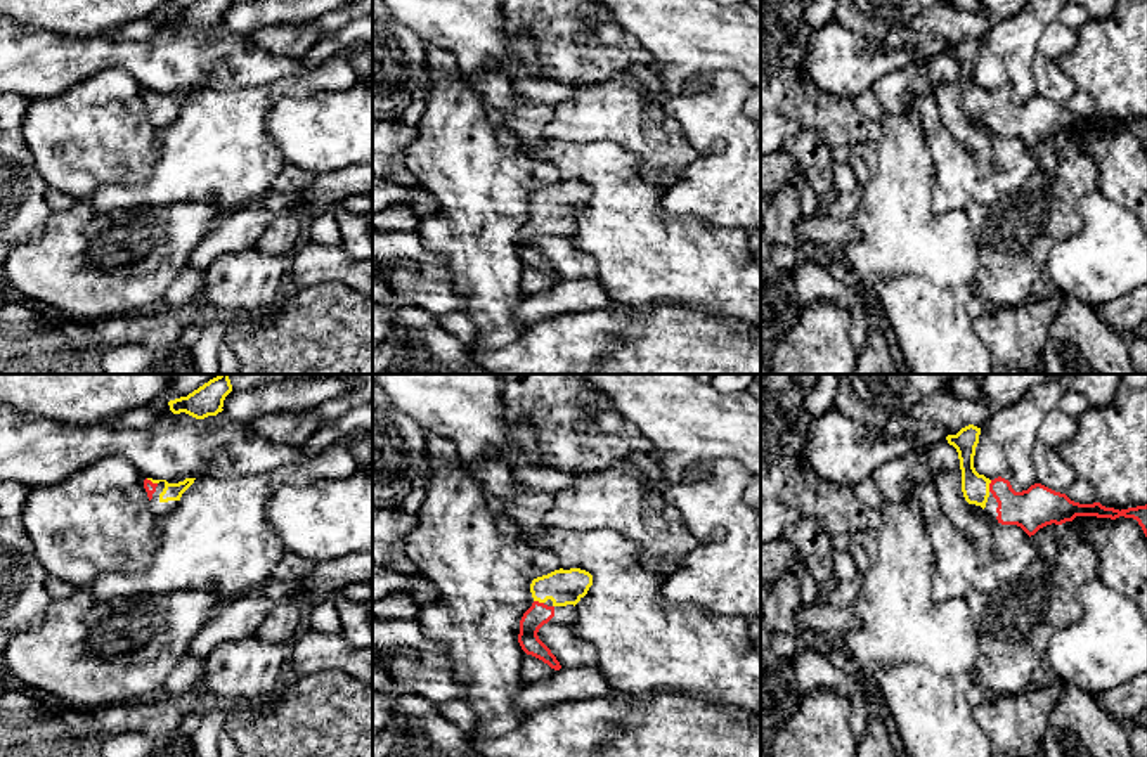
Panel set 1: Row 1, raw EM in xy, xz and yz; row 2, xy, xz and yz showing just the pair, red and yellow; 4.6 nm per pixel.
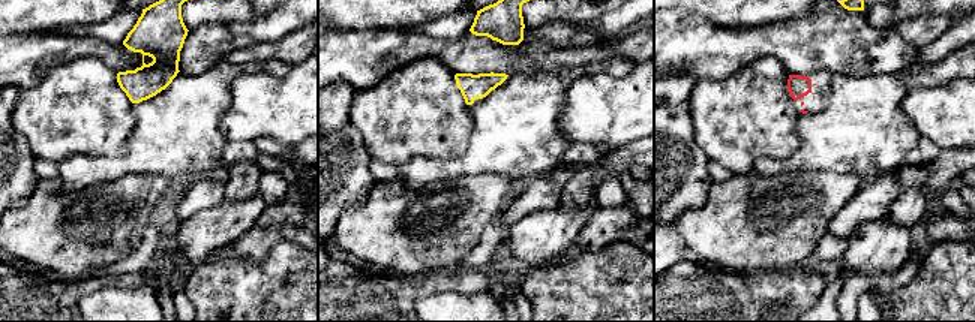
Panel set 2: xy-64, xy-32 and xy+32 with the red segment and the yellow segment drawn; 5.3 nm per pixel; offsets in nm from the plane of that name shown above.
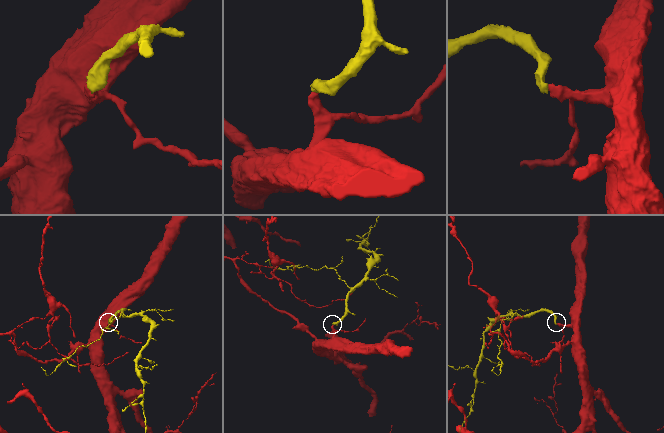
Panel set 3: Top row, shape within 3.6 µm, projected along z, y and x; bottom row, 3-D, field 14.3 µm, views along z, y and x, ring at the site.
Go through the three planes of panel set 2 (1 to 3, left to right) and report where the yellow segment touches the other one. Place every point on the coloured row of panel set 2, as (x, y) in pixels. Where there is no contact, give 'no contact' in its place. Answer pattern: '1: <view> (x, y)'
1: no contact
2: no contact
3: no contact

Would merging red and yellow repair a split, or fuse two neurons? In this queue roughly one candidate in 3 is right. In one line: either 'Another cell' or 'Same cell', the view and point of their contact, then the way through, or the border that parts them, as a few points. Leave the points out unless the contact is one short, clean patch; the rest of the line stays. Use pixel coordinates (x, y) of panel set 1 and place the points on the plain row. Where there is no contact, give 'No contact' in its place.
Same cell. Touches red at yz (990, 97). Path across: yz (1038, 118), (1016, 118), (990, 97), (976, 99)

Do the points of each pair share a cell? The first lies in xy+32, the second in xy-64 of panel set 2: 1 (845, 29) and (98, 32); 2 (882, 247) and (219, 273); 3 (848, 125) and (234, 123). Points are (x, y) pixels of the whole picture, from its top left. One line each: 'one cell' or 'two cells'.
1: two cells
2: two cells
3: two cells

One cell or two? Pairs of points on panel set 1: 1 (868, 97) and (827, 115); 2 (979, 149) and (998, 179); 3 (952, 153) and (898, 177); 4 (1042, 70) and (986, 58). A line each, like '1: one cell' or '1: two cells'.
1: two cells
2: two cells
3: two cells
4: two cells

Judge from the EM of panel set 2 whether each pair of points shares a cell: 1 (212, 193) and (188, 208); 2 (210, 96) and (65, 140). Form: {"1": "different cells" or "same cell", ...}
{"1": "same cell", "2": "different cells"}

